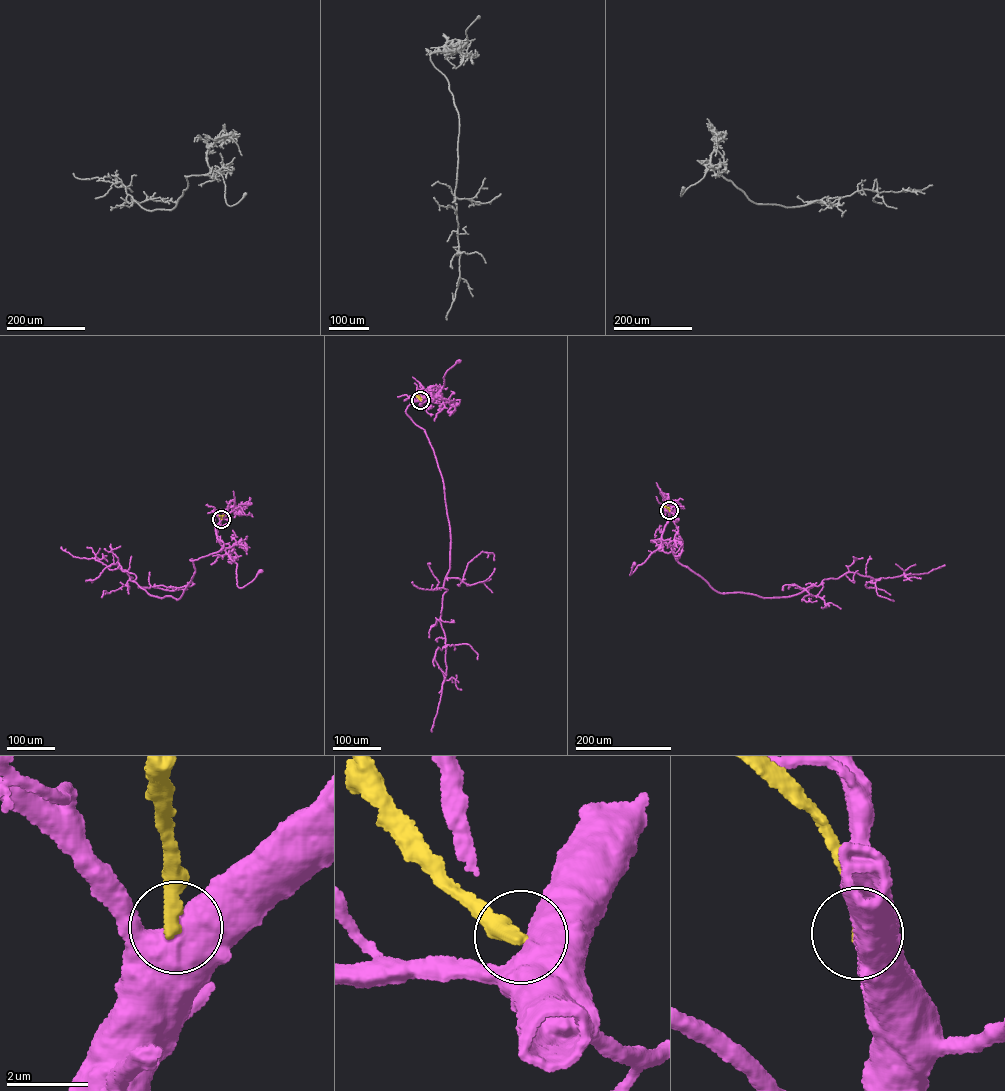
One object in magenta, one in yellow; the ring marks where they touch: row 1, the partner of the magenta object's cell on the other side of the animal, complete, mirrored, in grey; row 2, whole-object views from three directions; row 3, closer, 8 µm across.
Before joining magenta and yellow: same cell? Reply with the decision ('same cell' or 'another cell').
another cell

